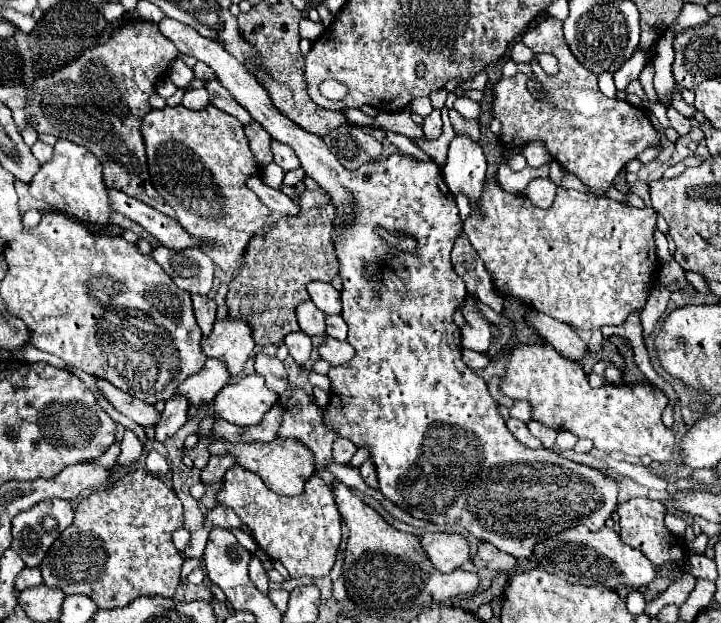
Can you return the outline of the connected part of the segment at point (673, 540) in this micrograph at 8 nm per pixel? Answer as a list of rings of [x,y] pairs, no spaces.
[[[644,496],[640,498],[630,498],[628,502],[620,504],[618,508],[618,516],[620,516],[620,538],[632,546],[644,552],[644,556],[648,556],[648,560],[652,560],[652,564],[656,564],[656,568],[662,568],[664,564],[672,564],[672,566],[684,566],[686,554],[684,554],[684,542],[682,538],[674,536],[666,526],[664,526],[664,514],[666,508],[662,502],[654,502],[648,500]]]

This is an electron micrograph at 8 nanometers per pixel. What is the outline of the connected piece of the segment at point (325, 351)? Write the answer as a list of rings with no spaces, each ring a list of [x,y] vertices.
[[[330,336],[322,342],[322,346],[318,348],[318,352],[320,352],[322,360],[330,362],[330,366],[346,364],[354,356],[354,348],[348,342],[338,342],[338,340],[330,338]]]

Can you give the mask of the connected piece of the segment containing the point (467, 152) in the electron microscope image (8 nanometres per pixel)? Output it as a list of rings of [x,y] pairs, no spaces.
[[[456,136],[450,142],[442,176],[452,194],[468,196],[470,208],[478,210],[478,200],[486,180],[486,158],[480,144],[466,136]]]

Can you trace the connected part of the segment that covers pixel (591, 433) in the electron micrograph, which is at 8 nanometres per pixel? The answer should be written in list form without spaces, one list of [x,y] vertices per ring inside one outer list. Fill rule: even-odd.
[[[518,344],[512,348],[512,354],[506,364],[506,374],[500,382],[500,392],[512,400],[526,400],[532,408],[532,418],[548,428],[560,432],[568,430],[576,438],[588,438],[596,450],[602,452],[624,452],[630,456],[650,456],[654,462],[666,464],[672,460],[676,450],[674,432],[668,430],[662,422],[662,410],[668,404],[668,398],[662,390],[652,386],[650,382],[640,384],[620,384],[620,386],[600,386],[590,388],[588,378],[582,366],[570,358],[560,356],[550,344]]]

